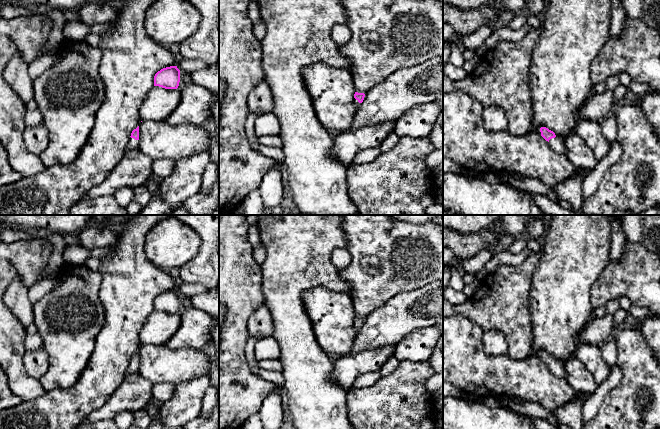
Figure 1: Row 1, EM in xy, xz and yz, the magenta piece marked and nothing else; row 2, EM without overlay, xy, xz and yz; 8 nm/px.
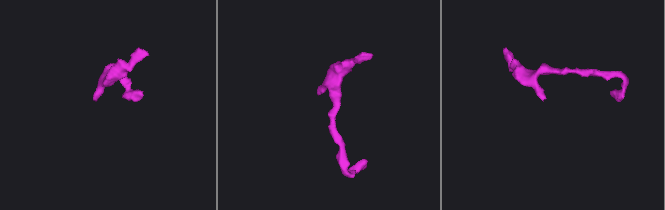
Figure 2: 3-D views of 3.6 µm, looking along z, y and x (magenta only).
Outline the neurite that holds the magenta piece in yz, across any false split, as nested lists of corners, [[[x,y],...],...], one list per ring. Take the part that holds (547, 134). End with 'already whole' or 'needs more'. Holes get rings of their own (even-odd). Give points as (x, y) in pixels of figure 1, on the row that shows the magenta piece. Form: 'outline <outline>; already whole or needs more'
outline [[[541,127],[540,132],[555,153],[566,157],[566,147],[562,139],[558,138],[553,131],[546,127]]]; needs more

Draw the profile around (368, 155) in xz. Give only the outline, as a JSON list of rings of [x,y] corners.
[[[379,147],[369,148],[361,151],[353,158],[352,165],[362,165],[365,163],[370,163],[374,161],[380,155],[380,153],[381,151]]]

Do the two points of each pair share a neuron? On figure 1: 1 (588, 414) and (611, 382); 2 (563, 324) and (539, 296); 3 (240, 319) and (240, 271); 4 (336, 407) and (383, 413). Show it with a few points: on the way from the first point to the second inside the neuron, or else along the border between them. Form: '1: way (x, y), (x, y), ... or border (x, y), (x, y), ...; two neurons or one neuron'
1: way (591, 406), (603, 390); one neuron
2: way (558, 317), (546, 303); one neuron
3: way (240, 307), (240, 283); one neuron
4: border (348, 391), (346, 399), (347, 418); two neurons

